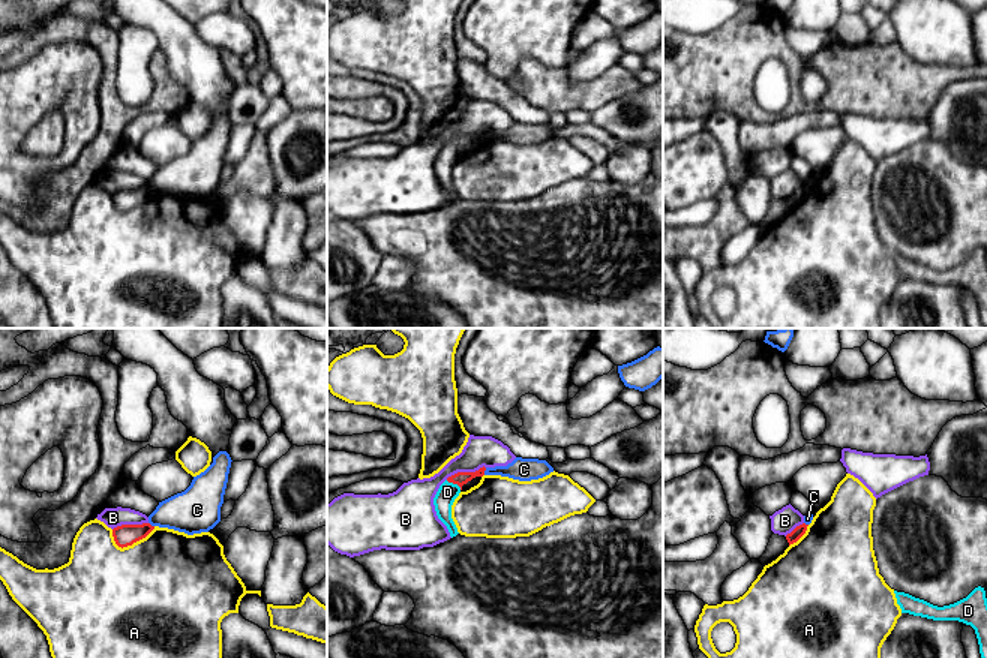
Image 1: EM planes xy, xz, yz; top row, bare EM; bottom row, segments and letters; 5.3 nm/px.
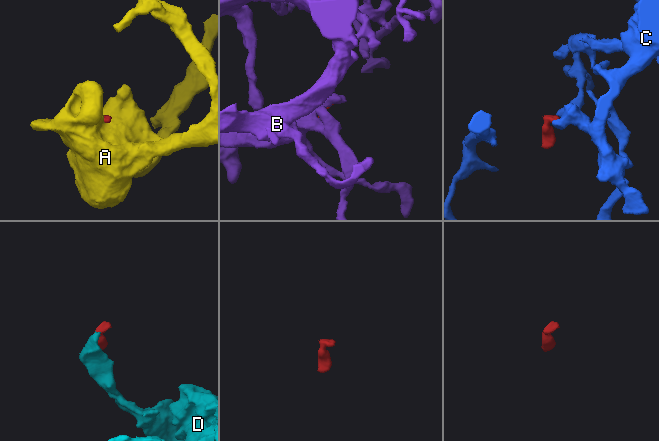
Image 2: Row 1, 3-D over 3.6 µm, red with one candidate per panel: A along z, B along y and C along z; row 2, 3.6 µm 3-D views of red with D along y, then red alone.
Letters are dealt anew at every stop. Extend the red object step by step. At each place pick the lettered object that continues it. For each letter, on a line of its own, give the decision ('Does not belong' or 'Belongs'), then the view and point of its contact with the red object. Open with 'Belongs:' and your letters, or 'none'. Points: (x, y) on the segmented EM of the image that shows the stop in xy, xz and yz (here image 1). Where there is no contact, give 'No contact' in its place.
Belongs: D
A: Does not belong. Touches red at xy (131, 544)
B: Does not belong. Touches red at xz (465, 472)
C: Does not belong. Touches red at xz (485, 469)
D: Belongs. Touches red at xz (453, 483)

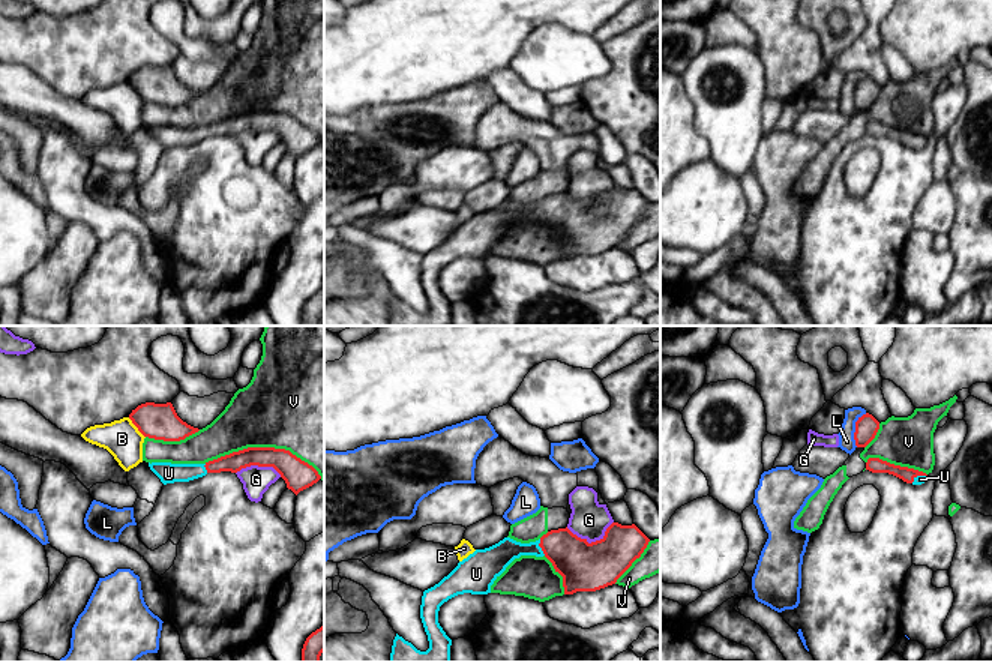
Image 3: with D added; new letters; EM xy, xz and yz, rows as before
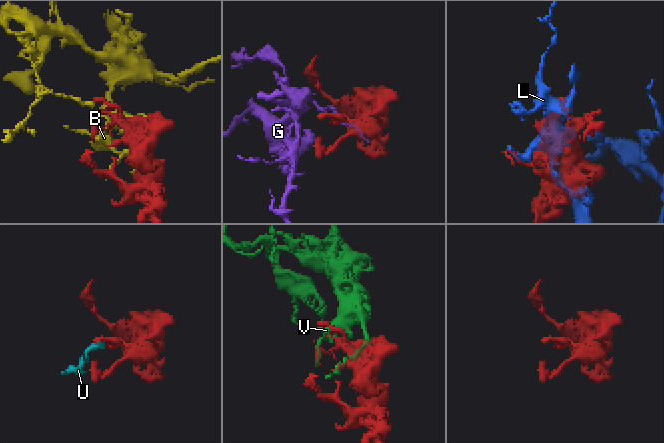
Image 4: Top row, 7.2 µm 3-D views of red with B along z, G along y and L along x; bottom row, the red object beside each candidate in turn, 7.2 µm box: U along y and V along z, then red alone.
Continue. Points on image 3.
Belongs: U
B: Does not belong. Touches red at xy (137, 427)
G: Does not belong. Touches red at xz (592, 542)
L: Does not belong. Touches red at yz (856, 430)
U: Belongs. Touches red at xz (539, 545)
V: Does not belong. Touches red at xy (264, 448)

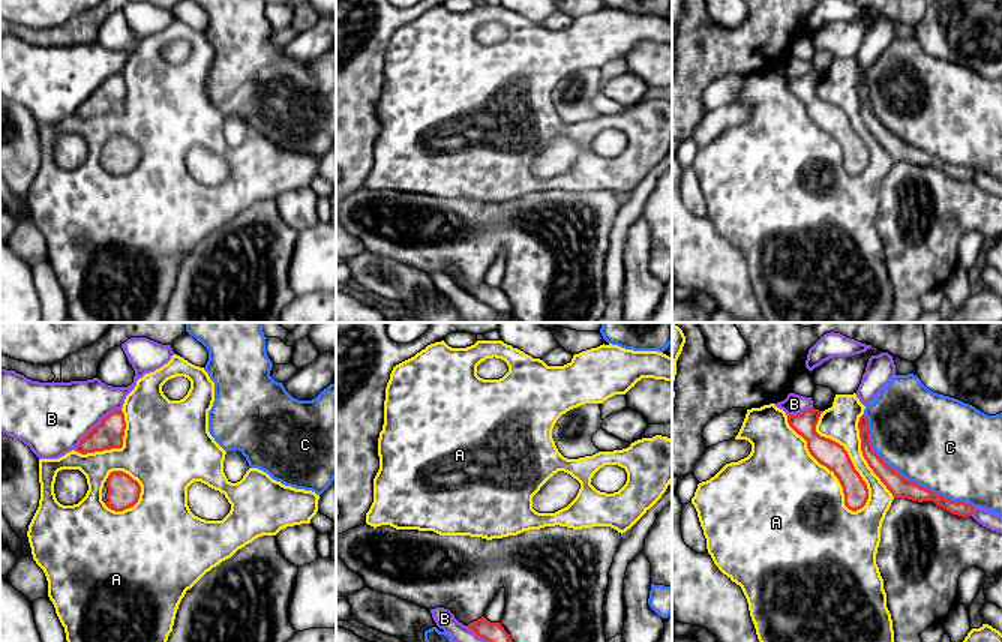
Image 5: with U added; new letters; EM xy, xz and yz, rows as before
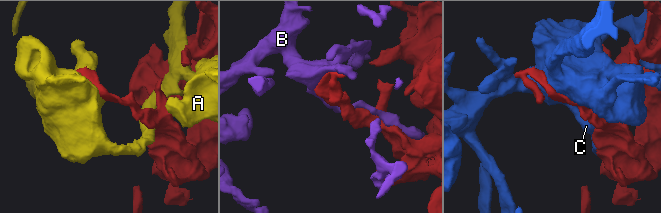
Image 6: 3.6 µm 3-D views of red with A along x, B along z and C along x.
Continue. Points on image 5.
Belongs: none
A: Does not belong. Touches red at yz (827, 467)
B: Does not belong. Touches red at xy (98, 425)
C: Does not belong. Touches red at yz (903, 477)

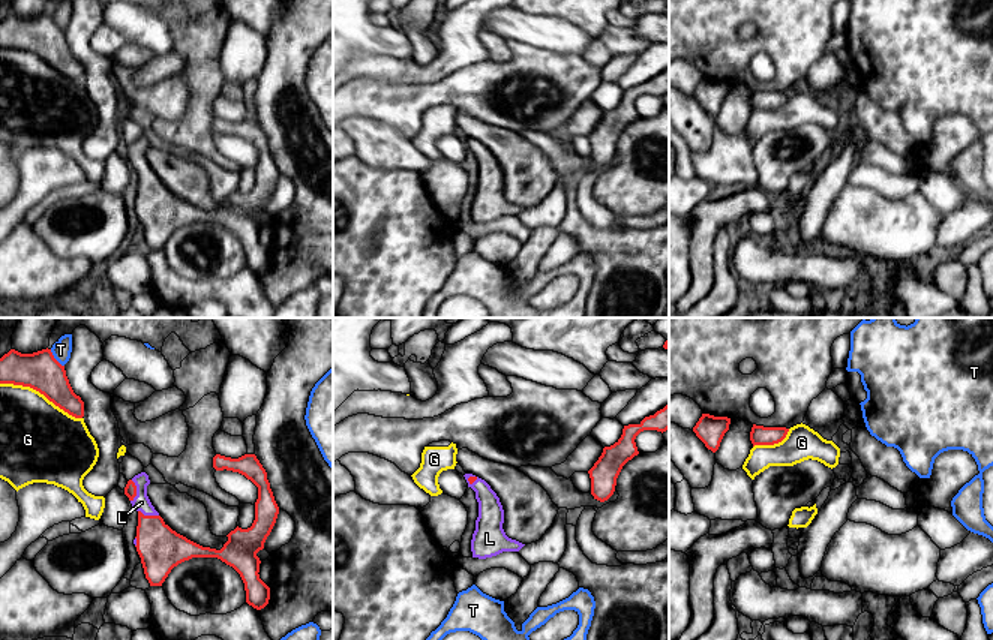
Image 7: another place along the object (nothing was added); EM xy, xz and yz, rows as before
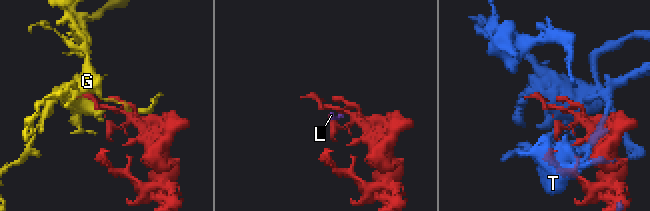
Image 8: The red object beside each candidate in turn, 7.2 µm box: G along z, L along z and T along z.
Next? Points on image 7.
Belongs: L
G: Does not belong. Touches red at xy (41, 393)
L: Belongs. Touches red at xy (135, 490)
T: Does not belong. Touches red at xy (54, 358)

